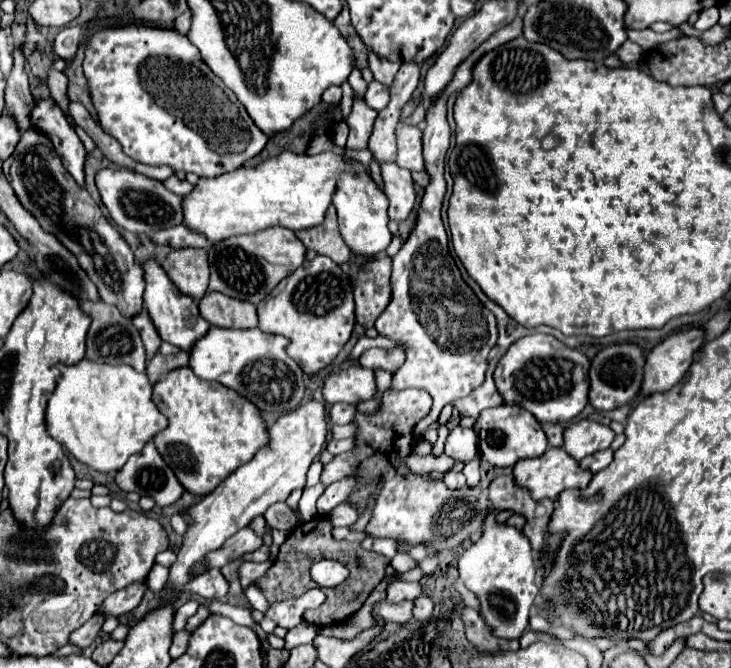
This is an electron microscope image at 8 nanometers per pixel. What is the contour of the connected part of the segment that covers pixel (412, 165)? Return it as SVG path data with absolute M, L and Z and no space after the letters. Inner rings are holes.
M400 123L396 127L398 141L398 165L408 171L424 171L424 155L422 155L422 131L414 125Z

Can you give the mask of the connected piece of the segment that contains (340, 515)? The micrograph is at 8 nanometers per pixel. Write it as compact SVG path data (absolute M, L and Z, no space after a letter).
M342 503L328 513L328 519L334 523L334 527L350 527L358 521L358 517L360 513L352 503Z

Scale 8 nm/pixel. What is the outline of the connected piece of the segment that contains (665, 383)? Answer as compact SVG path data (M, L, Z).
M690 329L686 333L672 335L656 345L644 365L642 395L670 391L688 371L694 351L702 345L704 333L700 329Z

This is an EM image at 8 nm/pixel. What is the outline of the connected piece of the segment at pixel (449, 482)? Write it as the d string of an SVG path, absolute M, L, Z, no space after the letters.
M450 471L450 473L444 475L444 483L446 483L446 487L460 489L460 487L466 485L466 477L464 477L464 473L454 473L454 471Z

